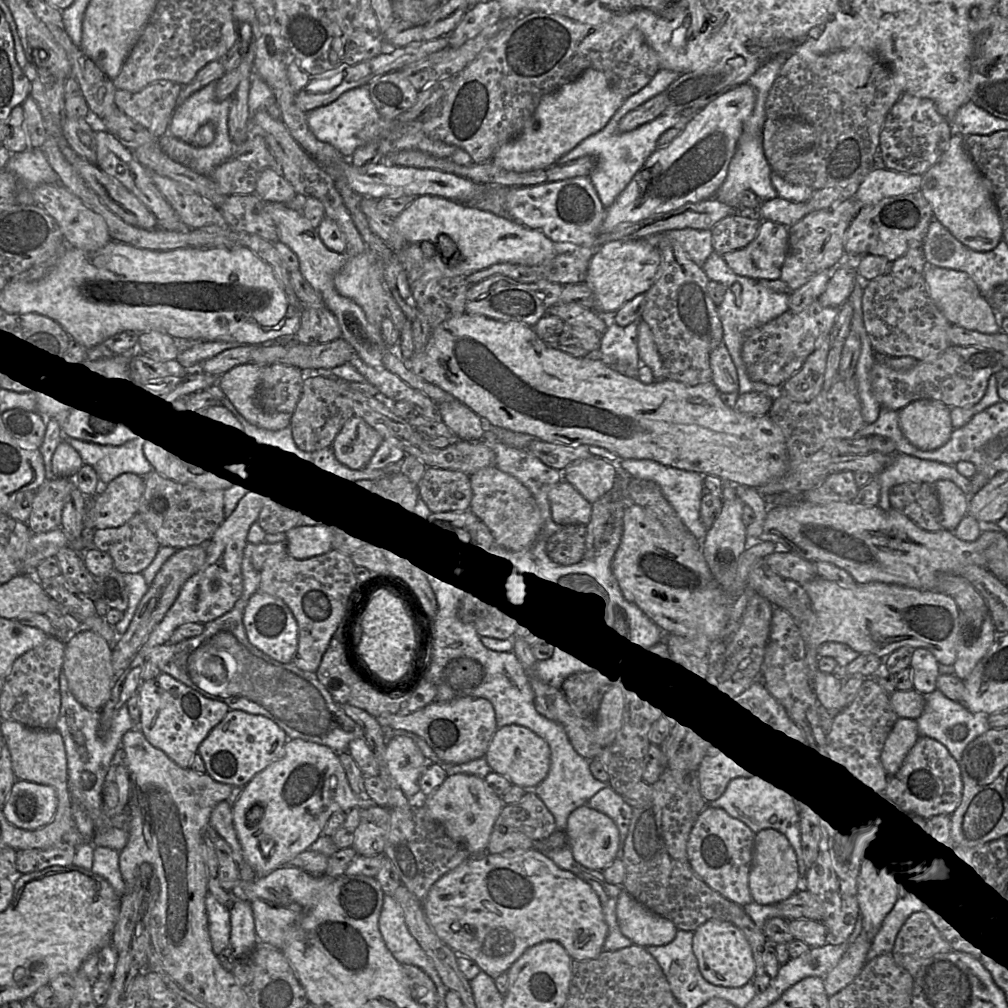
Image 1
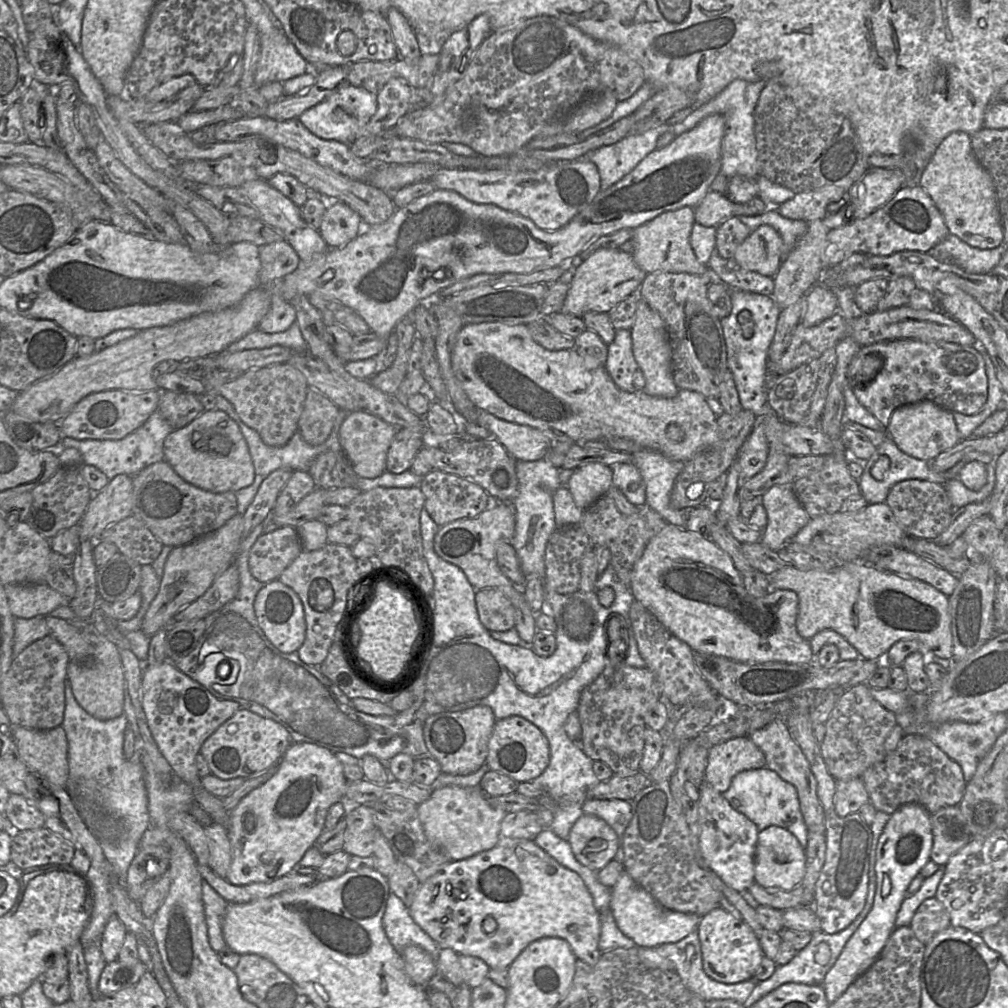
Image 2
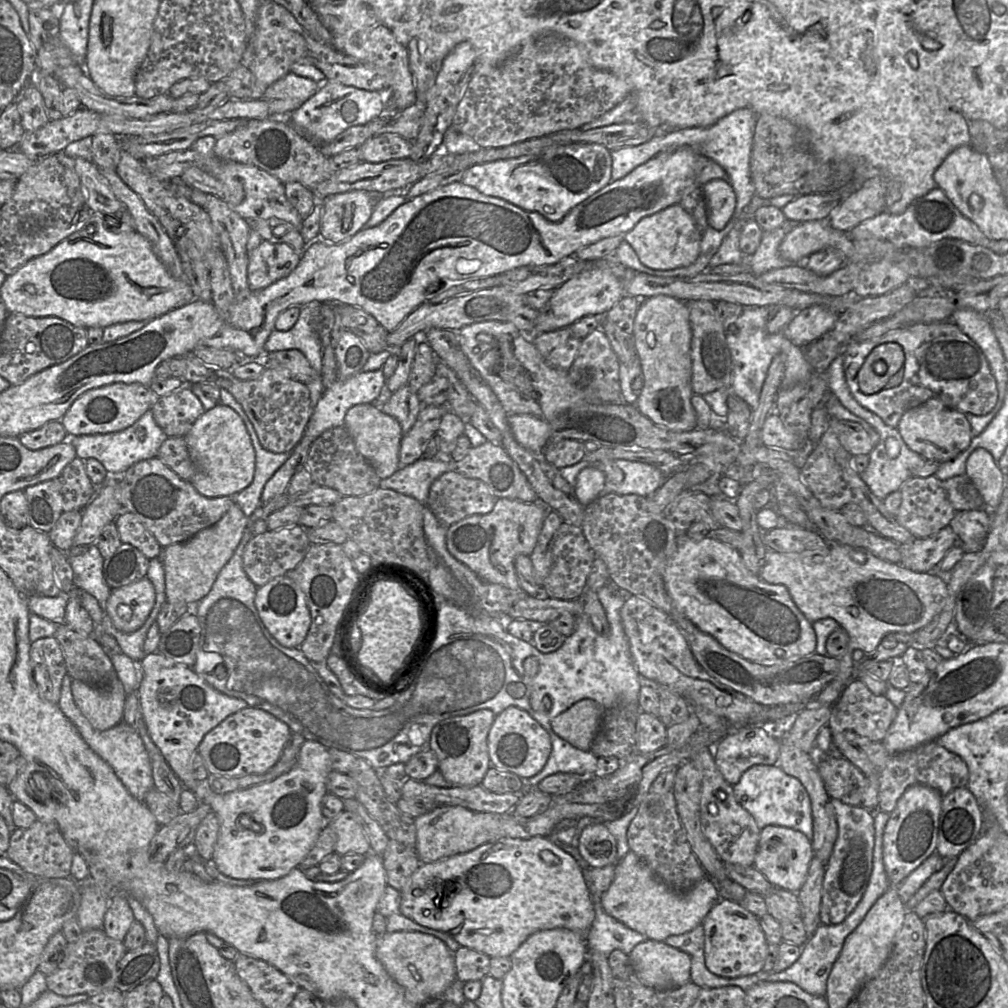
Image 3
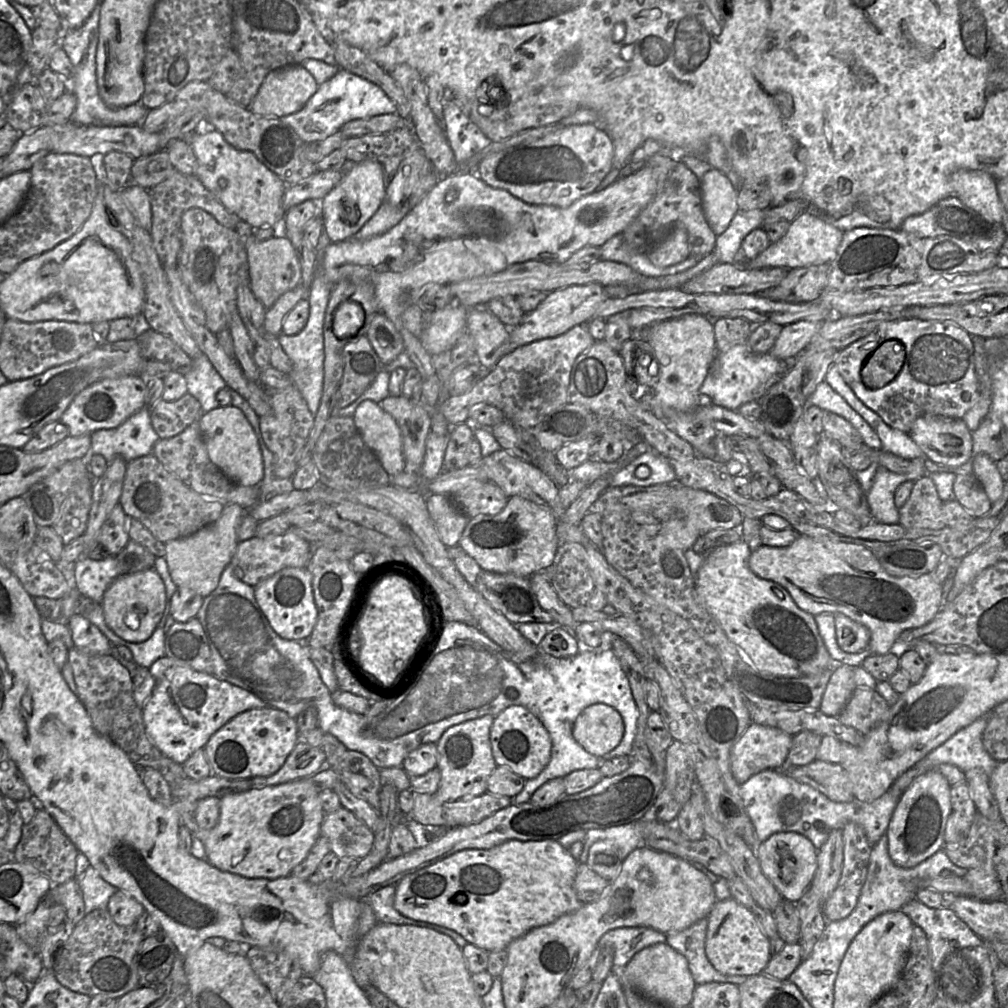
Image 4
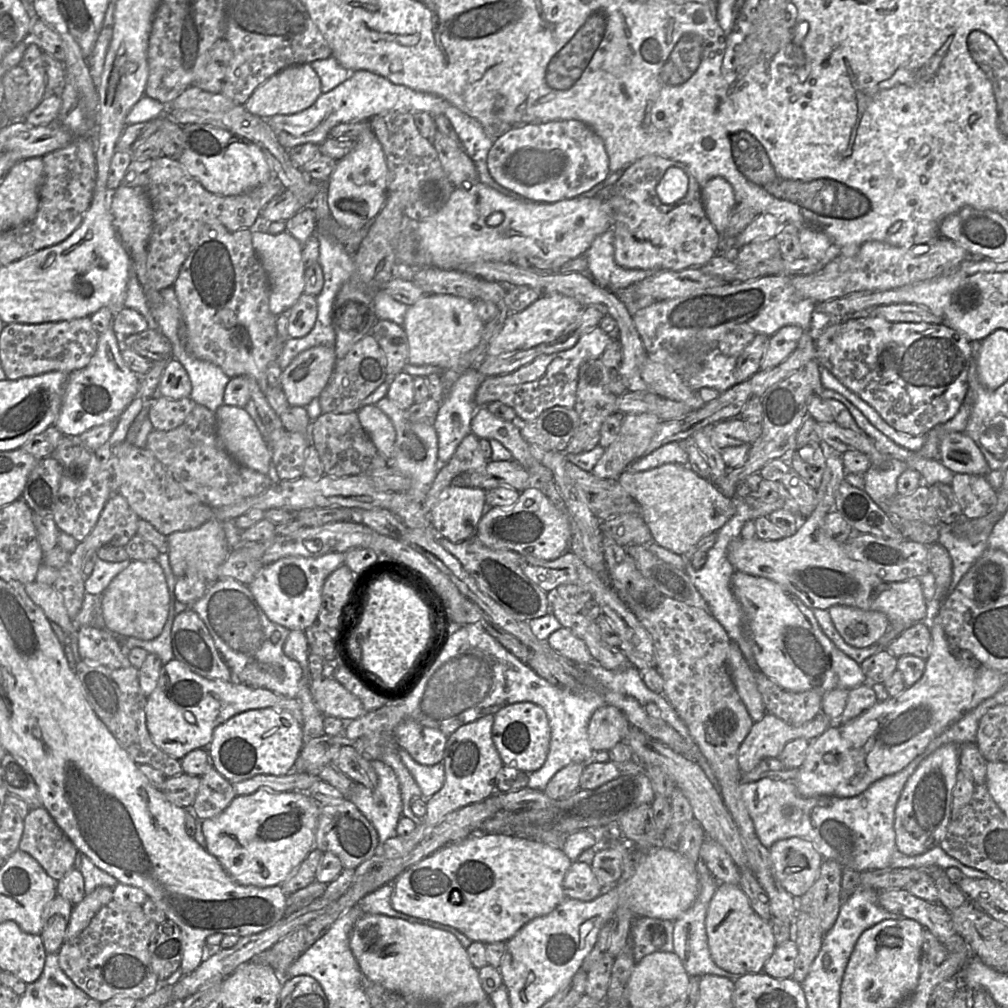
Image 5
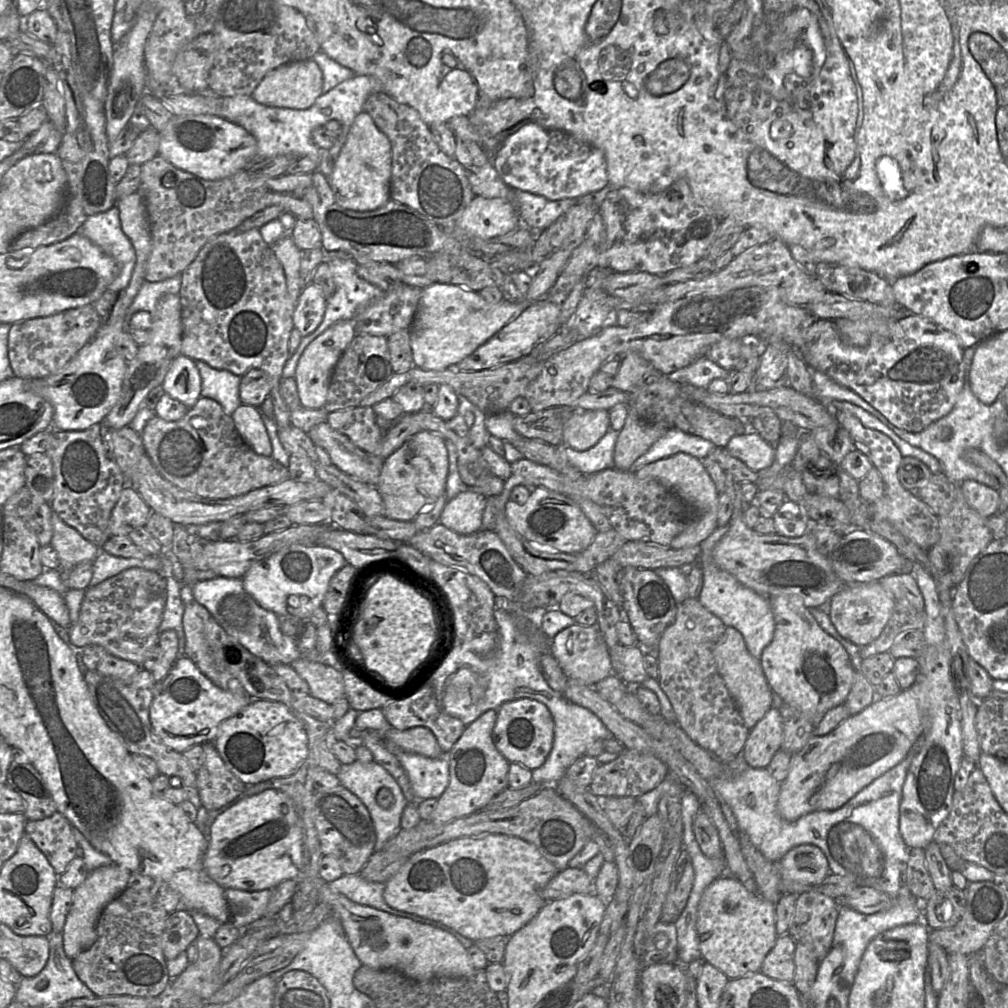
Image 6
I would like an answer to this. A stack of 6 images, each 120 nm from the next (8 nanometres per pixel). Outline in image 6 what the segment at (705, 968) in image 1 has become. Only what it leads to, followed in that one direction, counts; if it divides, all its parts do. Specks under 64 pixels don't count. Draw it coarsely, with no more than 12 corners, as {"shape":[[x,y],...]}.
{"shape":[[732,876],[698,905],[701,958],[729,979],[759,972],[775,904]]}

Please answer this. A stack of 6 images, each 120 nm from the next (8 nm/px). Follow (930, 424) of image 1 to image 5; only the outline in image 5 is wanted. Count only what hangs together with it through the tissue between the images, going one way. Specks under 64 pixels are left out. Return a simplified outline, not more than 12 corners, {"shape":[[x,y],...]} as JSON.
{"shape":[[963,432],[945,433],[938,459],[953,473],[991,469]]}

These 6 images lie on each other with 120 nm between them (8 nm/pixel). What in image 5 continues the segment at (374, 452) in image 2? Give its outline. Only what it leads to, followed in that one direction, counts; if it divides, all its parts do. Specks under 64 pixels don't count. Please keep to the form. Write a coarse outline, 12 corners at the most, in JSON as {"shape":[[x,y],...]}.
{"shape":[[374,404],[357,411],[360,424],[389,461],[396,439],[391,419]]}

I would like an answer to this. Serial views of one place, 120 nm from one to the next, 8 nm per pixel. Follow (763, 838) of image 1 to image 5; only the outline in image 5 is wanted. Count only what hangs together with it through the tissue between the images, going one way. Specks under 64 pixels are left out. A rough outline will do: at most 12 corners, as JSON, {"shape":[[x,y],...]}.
{"shape":[[775,842],[778,881],[795,899],[817,880],[824,861],[811,842]]}

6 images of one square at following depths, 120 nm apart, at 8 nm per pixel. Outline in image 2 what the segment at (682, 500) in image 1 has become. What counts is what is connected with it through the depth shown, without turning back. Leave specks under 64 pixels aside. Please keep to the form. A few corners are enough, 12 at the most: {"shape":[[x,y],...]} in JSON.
{"shape":[[641,449],[631,462],[645,485],[645,505],[685,529],[689,509],[670,504],[684,463]]}

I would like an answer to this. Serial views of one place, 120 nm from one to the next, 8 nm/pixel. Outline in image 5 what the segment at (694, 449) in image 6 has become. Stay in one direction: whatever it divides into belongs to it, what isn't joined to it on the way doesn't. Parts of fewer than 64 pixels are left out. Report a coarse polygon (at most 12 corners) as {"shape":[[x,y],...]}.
{"shape":[[682,441],[669,442],[633,462],[642,472],[668,463],[688,465]]}

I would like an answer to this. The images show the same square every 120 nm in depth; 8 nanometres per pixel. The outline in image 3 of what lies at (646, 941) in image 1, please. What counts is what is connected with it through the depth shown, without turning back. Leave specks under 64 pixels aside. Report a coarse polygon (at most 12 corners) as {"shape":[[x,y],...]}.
{"shape":[[634,852],[600,903],[648,940],[701,925],[719,900],[705,877],[687,892]]}

